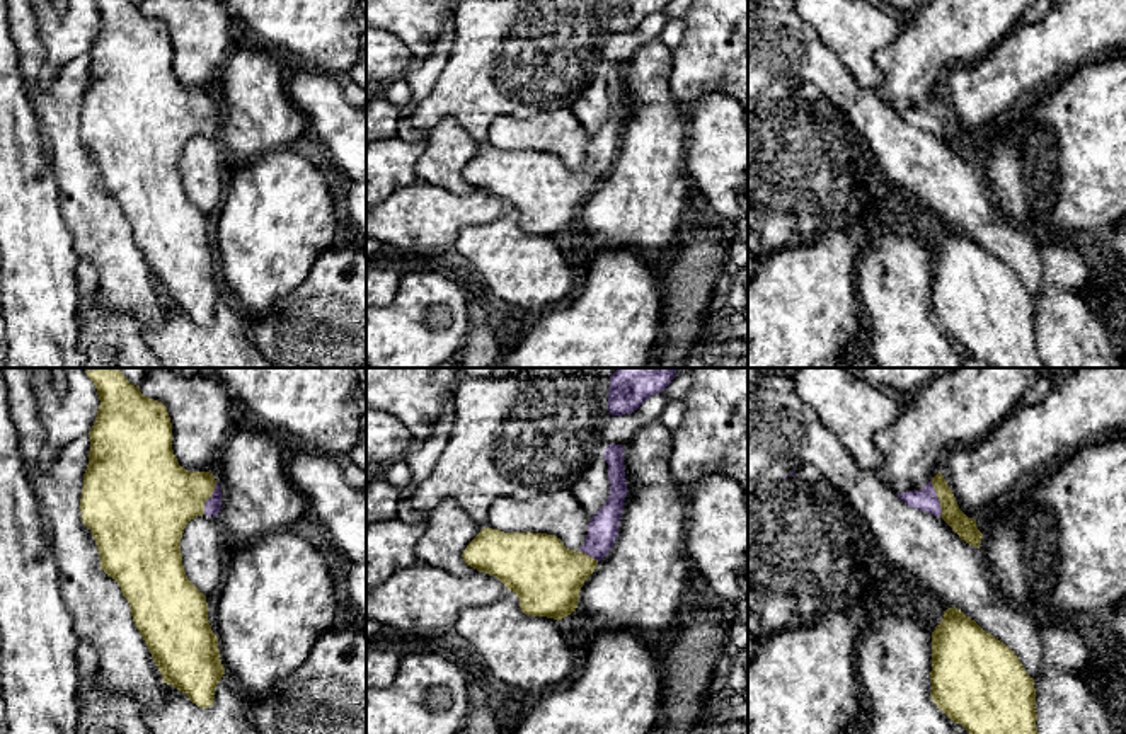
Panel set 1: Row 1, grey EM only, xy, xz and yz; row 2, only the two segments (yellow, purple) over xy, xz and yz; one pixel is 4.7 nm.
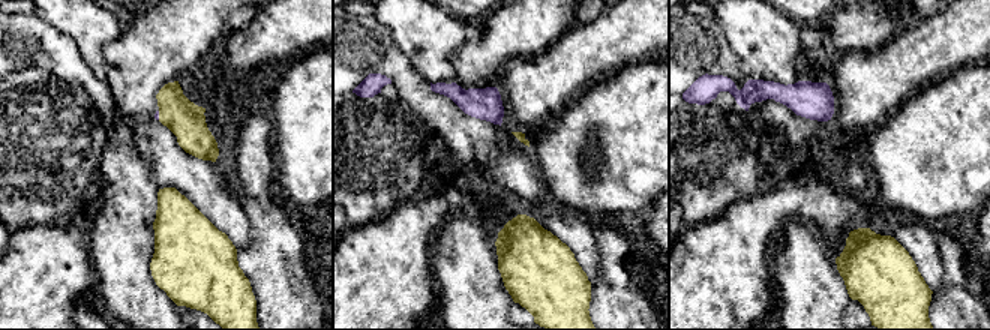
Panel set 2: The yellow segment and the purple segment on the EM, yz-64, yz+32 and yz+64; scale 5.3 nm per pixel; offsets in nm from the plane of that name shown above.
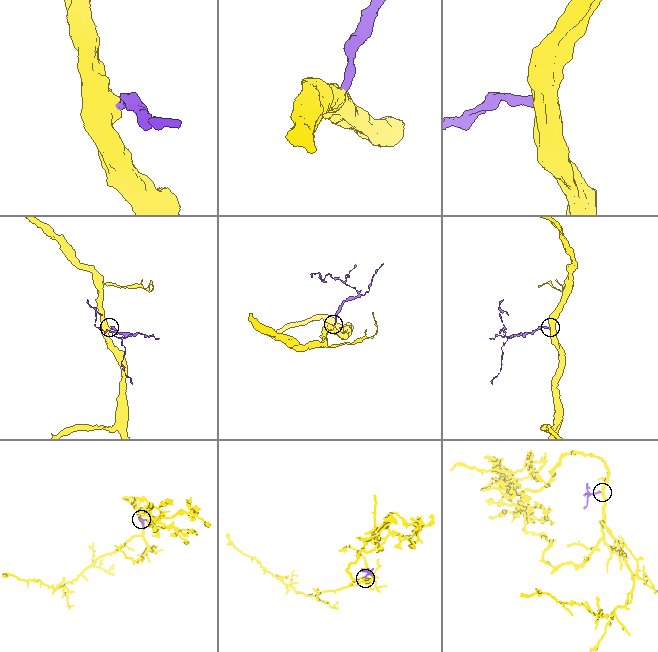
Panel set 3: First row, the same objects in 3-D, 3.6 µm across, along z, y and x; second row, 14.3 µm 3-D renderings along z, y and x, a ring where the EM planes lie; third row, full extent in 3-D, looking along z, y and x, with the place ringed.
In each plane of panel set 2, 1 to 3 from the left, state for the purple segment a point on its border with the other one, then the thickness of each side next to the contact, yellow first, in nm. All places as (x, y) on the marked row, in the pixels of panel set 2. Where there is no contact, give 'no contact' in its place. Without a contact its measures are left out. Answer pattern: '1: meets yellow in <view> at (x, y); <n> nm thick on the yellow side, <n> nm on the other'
1: meets yellow in yz-64 at (159, 116); 200 nm thick on the yellow side, 30 nm on the other
2: no contact
3: no contact

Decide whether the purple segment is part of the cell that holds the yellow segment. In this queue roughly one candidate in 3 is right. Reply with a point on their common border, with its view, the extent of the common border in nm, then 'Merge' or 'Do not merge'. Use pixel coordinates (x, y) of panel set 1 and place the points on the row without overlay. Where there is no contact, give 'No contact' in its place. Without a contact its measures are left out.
Touches yellow at yz (937, 114). Shared border 180 nm. Merge

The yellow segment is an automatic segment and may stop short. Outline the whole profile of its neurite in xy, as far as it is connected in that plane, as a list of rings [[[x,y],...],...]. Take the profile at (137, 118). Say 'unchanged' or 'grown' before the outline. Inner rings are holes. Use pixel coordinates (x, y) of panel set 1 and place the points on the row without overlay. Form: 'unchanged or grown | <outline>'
grown | [[[94,0],[101,19],[90,46],[89,83],[83,92],[80,118],[82,141],[92,150],[101,187],[112,196],[128,218],[131,235],[140,249],[164,301],[186,312],[199,327],[215,320],[215,308],[225,293],[220,278],[218,255],[208,238],[206,215],[187,198],[181,174],[181,157],[186,143],[198,135],[216,135],[221,126],[221,107],[210,90],[187,90],[172,68],[172,41],[167,26],[145,15],[129,0]]]

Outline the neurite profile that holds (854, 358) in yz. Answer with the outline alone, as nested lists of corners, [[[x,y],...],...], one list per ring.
[[[859,349],[848,351],[842,359],[838,368],[879,368],[869,354],[860,353]]]

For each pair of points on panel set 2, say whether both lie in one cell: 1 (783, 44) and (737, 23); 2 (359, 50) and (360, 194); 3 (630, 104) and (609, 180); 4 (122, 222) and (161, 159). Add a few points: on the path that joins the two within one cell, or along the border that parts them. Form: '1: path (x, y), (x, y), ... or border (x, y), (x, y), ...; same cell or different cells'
1: path (771, 44), (749, 24); same cell
2: border (351, 90), (348, 93); different cells
3: path (630, 123), (630, 135), (609, 156), (609, 161); same cell
4: border (137, 141), (159, 188); different cells

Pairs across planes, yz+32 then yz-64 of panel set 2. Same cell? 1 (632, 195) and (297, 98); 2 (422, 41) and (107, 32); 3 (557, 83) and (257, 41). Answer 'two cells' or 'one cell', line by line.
1: one cell
2: one cell
3: one cell

